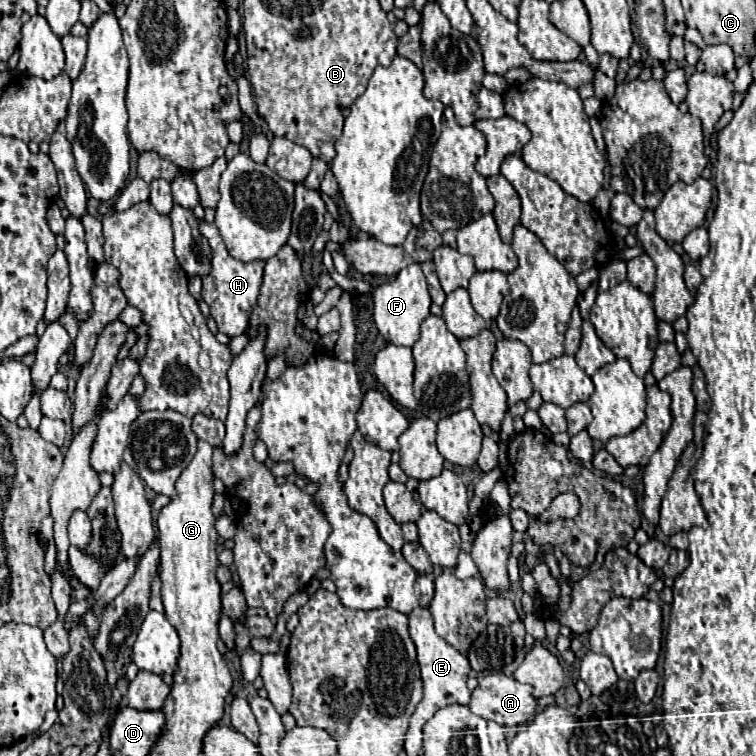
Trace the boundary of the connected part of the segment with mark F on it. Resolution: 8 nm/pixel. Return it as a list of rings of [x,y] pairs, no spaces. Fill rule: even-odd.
[[[419,264],[403,268],[393,282],[377,286],[373,290],[373,306],[375,306],[373,320],[379,334],[395,346],[413,346],[419,338],[419,326],[429,316],[429,306],[431,306],[427,282]]]

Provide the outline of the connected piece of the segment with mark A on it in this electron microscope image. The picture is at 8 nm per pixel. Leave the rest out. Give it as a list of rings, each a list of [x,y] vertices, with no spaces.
[[[500,670],[489,671],[485,675],[479,680],[479,686],[471,692],[469,708],[473,714],[503,726],[517,726],[517,724],[523,724],[535,712],[537,700],[531,696],[529,686],[517,682],[515,678],[509,678]]]

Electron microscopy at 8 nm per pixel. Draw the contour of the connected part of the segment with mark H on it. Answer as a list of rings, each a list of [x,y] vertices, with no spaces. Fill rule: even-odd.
[[[199,220],[199,232],[209,240],[209,246],[213,250],[213,258],[211,258],[211,272],[203,278],[205,286],[201,292],[201,298],[209,304],[211,308],[211,316],[217,322],[219,332],[227,334],[227,336],[239,336],[247,330],[249,326],[249,318],[251,312],[259,300],[259,290],[261,290],[261,282],[263,282],[263,268],[265,262],[257,260],[257,262],[239,262],[233,256],[229,256],[223,238],[219,236],[219,230],[215,224],[209,224],[205,220]]]

